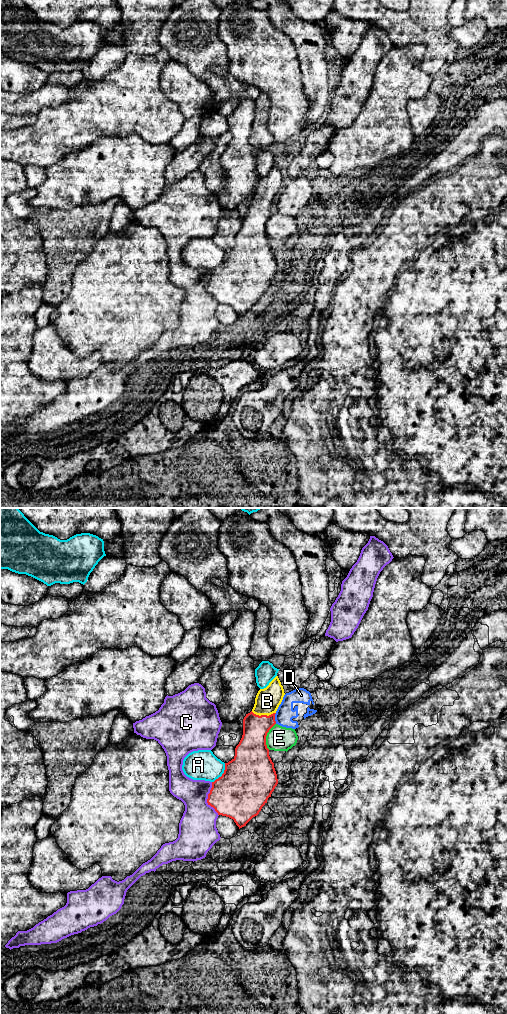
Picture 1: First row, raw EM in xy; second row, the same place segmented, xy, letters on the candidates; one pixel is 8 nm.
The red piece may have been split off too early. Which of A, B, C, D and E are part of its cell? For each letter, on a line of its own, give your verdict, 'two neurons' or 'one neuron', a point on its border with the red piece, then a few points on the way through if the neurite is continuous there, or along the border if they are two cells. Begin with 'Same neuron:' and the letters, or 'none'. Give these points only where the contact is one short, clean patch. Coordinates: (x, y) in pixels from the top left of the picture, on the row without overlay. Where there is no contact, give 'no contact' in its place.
Same neuron: B
A: two neurons | xy (222, 262) | along xy (225, 251), (223, 261), (212, 270)
B: one neuron | xy (263, 203) | across xy (255, 216), (263, 203), (267, 189)
C: two neurons | xy (207, 287) | along xy (211, 270), (207, 290), (218, 303)
D: two neurons | xy (274, 206) | along xy (276, 201), (275, 211)
E: two neurons | xy (266, 223) | along xy (275, 211), (266, 224), (266, 235), (268, 237)

